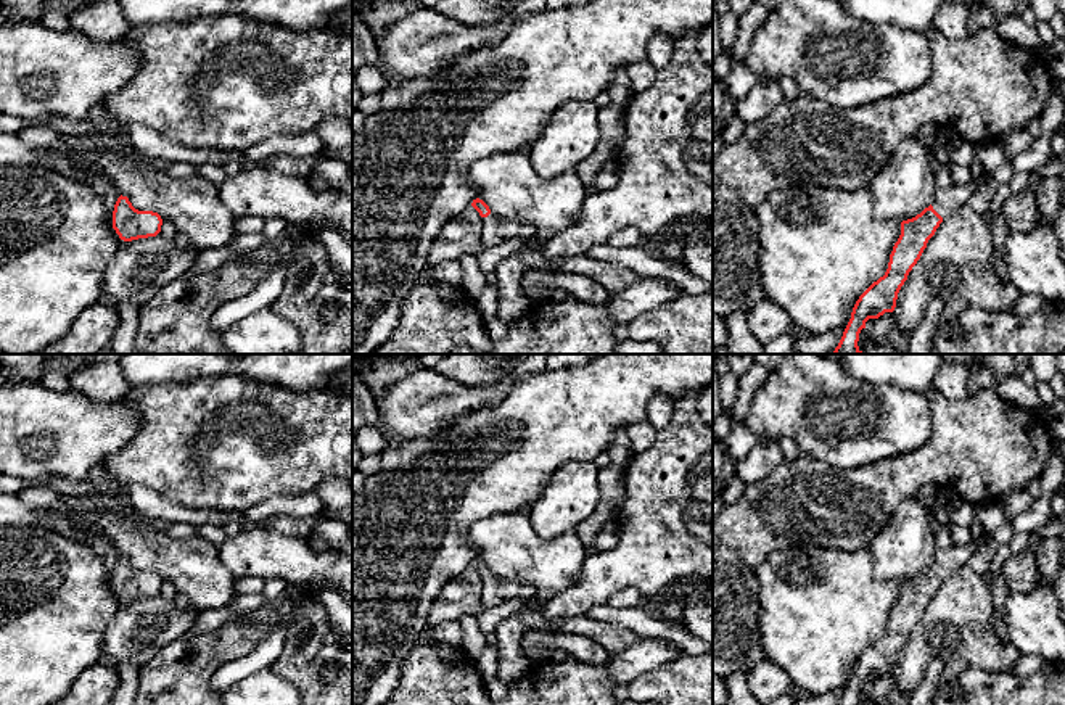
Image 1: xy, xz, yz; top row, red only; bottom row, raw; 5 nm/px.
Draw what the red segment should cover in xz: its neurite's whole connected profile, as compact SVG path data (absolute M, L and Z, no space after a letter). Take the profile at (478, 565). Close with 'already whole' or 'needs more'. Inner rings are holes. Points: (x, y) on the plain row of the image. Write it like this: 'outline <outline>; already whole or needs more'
outline M473 560L471 567L479 573L483 581L483 600L475 615L476 618L520 594L521 586L518 583L492 575L483 560Z; needs more

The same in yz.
outline M972 541L964 546L952 546L948 550L938 549L928 568L901 583L901 596L893 607L885 636L859 657L838 705L857 705L859 694L869 679L878 679L885 673L894 671L898 653L928 600L946 578L968 563L975 552L977 546Z; needs more

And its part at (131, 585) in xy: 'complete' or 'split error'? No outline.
complete

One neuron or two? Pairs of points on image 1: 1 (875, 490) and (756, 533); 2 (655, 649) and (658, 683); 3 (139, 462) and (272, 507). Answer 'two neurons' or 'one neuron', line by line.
1: one neuron
2: two neurons
3: two neurons

